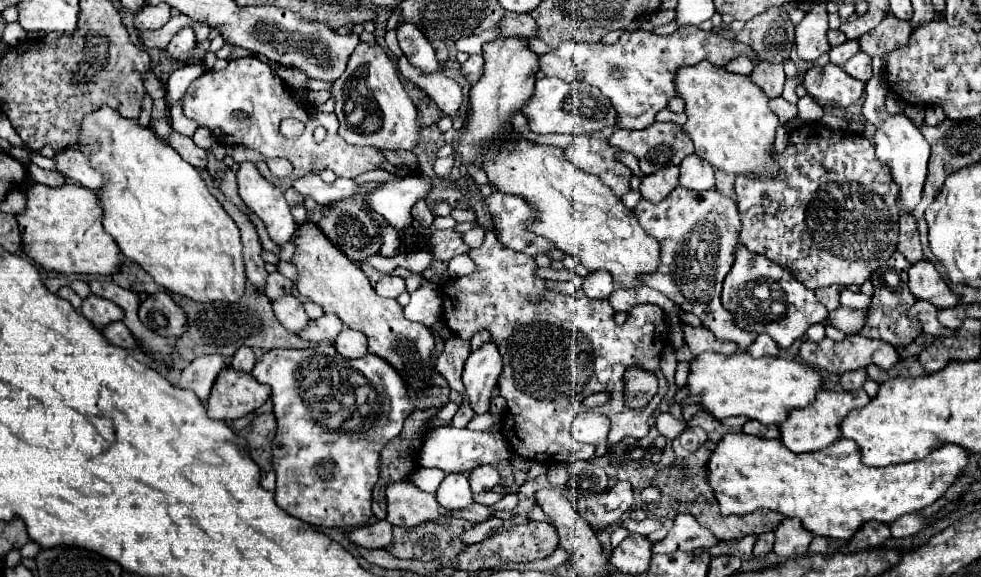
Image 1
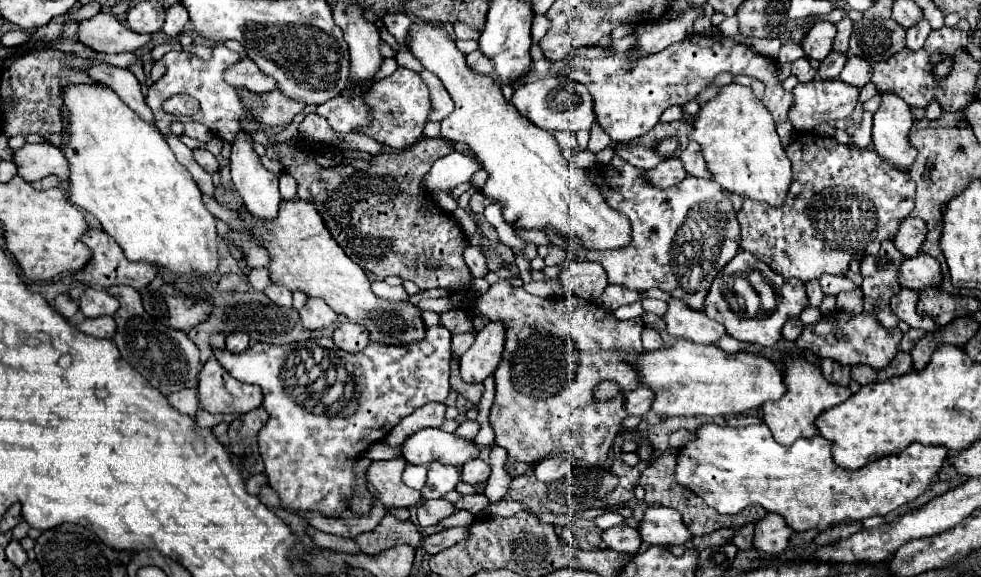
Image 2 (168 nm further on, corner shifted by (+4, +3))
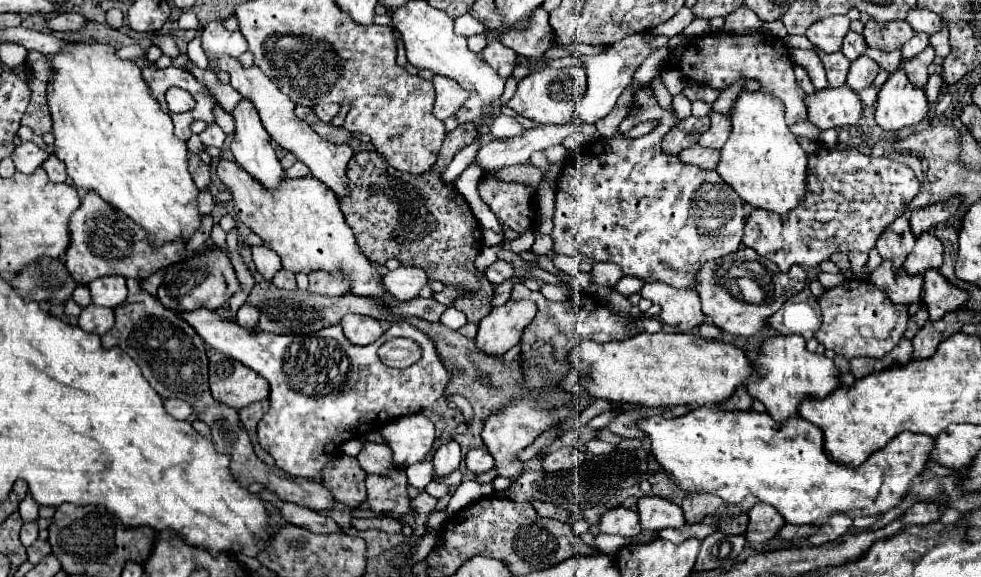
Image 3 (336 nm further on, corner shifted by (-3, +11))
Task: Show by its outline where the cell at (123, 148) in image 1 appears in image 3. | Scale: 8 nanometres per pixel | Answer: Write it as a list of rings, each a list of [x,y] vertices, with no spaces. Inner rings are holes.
[[[70,42],[70,46],[66,46],[62,52],[58,54],[50,54],[46,56],[46,60],[52,66],[52,78],[48,82],[48,90],[46,90],[46,98],[48,98],[48,106],[50,106],[50,116],[52,116],[52,134],[54,134],[54,154],[66,164],[68,176],[72,178],[76,188],[84,188],[84,190],[96,190],[106,202],[114,204],[116,208],[120,208],[122,212],[126,212],[126,216],[130,216],[136,224],[140,224],[144,230],[148,230],[150,238],[154,238],[154,244],[162,244],[168,240],[176,240],[178,236],[190,238],[198,228],[200,228],[200,218],[202,214],[196,208],[196,196],[198,196],[198,188],[192,182],[192,176],[188,172],[188,162],[186,162],[186,142],[178,140],[174,136],[174,126],[172,126],[172,118],[170,114],[166,114],[158,100],[152,96],[148,84],[144,82],[140,68],[136,62],[132,60],[122,60],[116,56],[116,48],[108,46],[104,42]]]

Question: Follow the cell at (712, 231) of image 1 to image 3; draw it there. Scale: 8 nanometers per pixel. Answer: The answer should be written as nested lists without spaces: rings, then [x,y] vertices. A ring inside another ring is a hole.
[[[648,86],[638,92],[634,110],[626,120],[622,120],[618,132],[628,132],[644,120],[660,120],[660,126],[636,140],[624,134],[598,138],[588,146],[574,150],[566,158],[556,190],[552,230],[554,252],[572,258],[584,256],[592,262],[614,262],[626,276],[636,276],[646,282],[664,282],[674,288],[694,288],[694,274],[706,260],[740,248],[744,230],[742,200],[726,182],[722,182],[716,170],[702,170],[662,150],[660,142],[680,122],[680,118],[672,108],[662,108]]]

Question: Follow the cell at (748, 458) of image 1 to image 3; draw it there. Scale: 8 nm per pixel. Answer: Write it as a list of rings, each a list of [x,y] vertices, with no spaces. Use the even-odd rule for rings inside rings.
[[[700,406],[700,408],[694,408],[690,410],[688,414],[680,416],[680,418],[664,418],[664,416],[650,416],[650,418],[644,418],[638,422],[638,428],[650,438],[652,442],[652,448],[650,448],[650,454],[654,456],[654,460],[662,466],[662,470],[666,472],[666,476],[676,484],[680,486],[682,490],[686,492],[710,492],[710,494],[716,494],[718,498],[722,498],[726,504],[740,504],[744,500],[744,496],[752,494],[756,496],[760,502],[766,502],[770,506],[774,506],[778,510],[778,514],[788,522],[788,524],[824,524],[832,514],[846,514],[850,518],[856,518],[856,516],[878,516],[878,514],[884,514],[888,512],[890,508],[894,508],[908,492],[908,486],[910,482],[914,480],[914,476],[922,474],[922,470],[926,468],[926,462],[928,462],[928,452],[930,448],[934,446],[934,440],[930,436],[922,436],[922,434],[912,434],[912,432],[902,432],[900,436],[894,436],[894,440],[890,440],[882,450],[874,452],[860,468],[850,468],[850,466],[842,466],[842,464],[836,464],[832,460],[828,460],[826,452],[824,452],[824,436],[822,436],[822,430],[814,424],[810,424],[808,420],[804,420],[802,416],[790,416],[790,420],[786,420],[784,424],[778,424],[772,420],[772,416],[768,412],[754,412],[754,410],[748,410],[748,412],[742,412],[742,410],[734,410],[734,412],[728,412],[728,410],[716,410],[716,408],[710,408],[710,406]]]

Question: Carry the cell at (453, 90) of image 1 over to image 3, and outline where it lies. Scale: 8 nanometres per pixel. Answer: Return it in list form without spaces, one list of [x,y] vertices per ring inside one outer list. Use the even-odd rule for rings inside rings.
[[[434,76],[434,88],[436,88],[436,102],[432,114],[438,120],[446,120],[458,112],[458,108],[466,102],[468,92],[452,78]]]

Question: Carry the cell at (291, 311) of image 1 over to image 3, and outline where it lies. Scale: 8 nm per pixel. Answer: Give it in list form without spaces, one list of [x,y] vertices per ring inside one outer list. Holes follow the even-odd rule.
[[[278,270],[276,276],[272,278],[272,284],[276,288],[282,288],[282,290],[294,290],[296,288],[296,278],[294,278],[294,272],[288,272],[288,270]]]

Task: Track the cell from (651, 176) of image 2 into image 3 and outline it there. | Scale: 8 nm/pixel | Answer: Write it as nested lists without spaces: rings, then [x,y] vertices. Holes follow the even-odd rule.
[[[694,144],[694,146],[686,148],[686,150],[682,150],[678,156],[682,158],[682,162],[696,164],[700,168],[716,168],[716,164],[720,160],[720,150],[704,148],[700,144]]]

